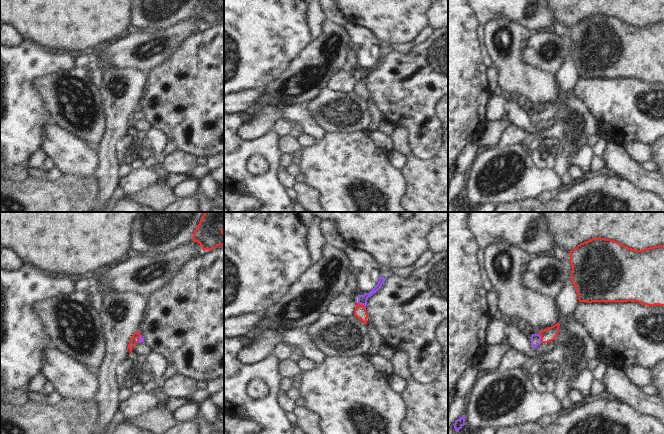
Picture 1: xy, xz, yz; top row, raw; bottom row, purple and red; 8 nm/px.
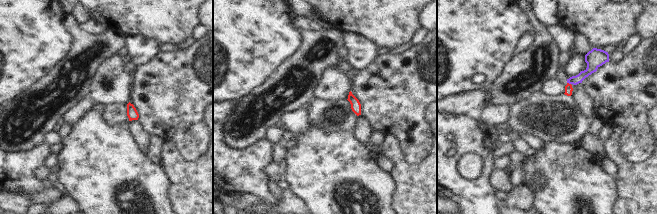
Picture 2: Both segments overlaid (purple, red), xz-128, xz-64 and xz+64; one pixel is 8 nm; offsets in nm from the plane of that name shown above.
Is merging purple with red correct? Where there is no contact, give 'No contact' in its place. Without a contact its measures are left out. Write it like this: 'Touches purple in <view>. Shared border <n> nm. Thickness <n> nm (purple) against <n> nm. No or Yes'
Touches purple in yz. Shared border 80 nm. Thickness 80 nm (purple) against 110 nm. Yes.

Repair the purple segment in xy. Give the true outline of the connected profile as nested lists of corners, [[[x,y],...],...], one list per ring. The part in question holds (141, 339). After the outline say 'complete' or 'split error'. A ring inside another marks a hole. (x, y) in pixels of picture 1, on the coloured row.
[[[137,331],[136,333],[133,334],[128,344],[128,349],[131,354],[132,354],[132,348],[134,347],[134,345],[136,343],[141,343],[141,342],[144,342],[144,338],[142,337],[141,333]]]; split error

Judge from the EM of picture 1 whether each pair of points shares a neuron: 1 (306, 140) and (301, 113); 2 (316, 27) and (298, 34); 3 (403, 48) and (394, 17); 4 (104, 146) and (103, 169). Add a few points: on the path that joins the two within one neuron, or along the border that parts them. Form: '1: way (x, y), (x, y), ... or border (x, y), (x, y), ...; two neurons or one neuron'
1: border (302, 132), (310, 135), (316, 141); two neurons
2: border (306, 10), (306, 26), (311, 40); two neurons
3: border (410, 40), (390, 43); two neurons
4: way (104, 152), (104, 163); one neuron

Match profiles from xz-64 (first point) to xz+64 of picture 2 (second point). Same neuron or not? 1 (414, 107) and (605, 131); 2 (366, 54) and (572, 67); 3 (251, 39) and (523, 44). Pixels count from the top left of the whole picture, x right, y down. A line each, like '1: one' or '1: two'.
1: two
2: one
3: two

